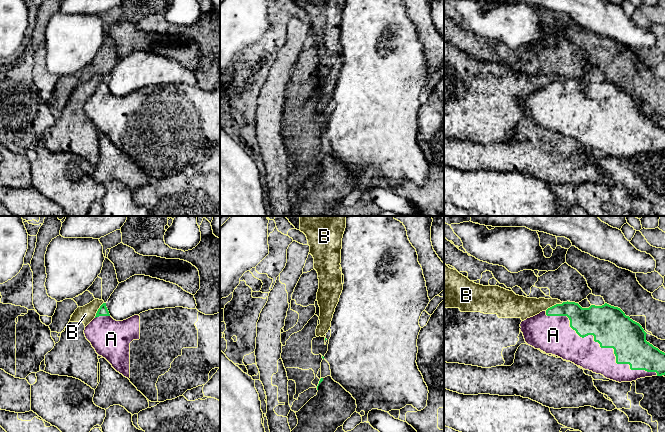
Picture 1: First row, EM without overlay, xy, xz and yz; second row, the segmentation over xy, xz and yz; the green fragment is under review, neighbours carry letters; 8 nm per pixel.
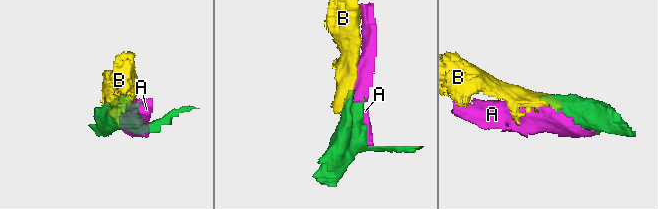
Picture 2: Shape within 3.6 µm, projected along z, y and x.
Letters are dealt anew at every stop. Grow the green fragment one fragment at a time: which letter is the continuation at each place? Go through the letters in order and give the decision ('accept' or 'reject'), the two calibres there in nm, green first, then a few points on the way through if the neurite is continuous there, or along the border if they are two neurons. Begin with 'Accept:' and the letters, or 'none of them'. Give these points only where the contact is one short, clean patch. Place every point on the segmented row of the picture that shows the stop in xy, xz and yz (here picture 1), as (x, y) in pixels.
Accept: A
A: accept; calibres 320 and 240 nm
B: reject; calibres 190 and 170 nm; border yz (563, 302), (556, 303), (545, 310)

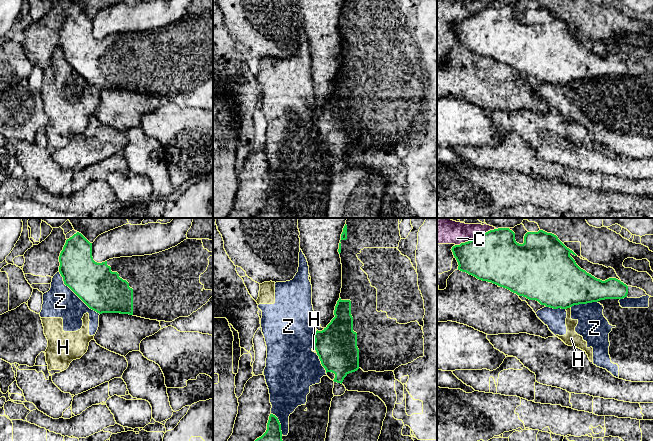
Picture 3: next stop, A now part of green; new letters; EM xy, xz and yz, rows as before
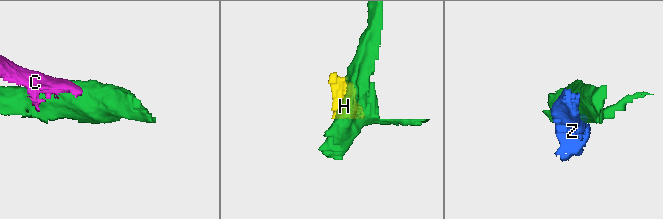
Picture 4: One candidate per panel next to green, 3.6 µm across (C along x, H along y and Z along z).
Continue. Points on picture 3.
Accept: none of them
C: reject; calibres 420 and 200 nm
H: reject; calibres 440 and 110 nm; border yz (570, 306), (566, 309)
Z: reject; calibres 340 and 260 nm

